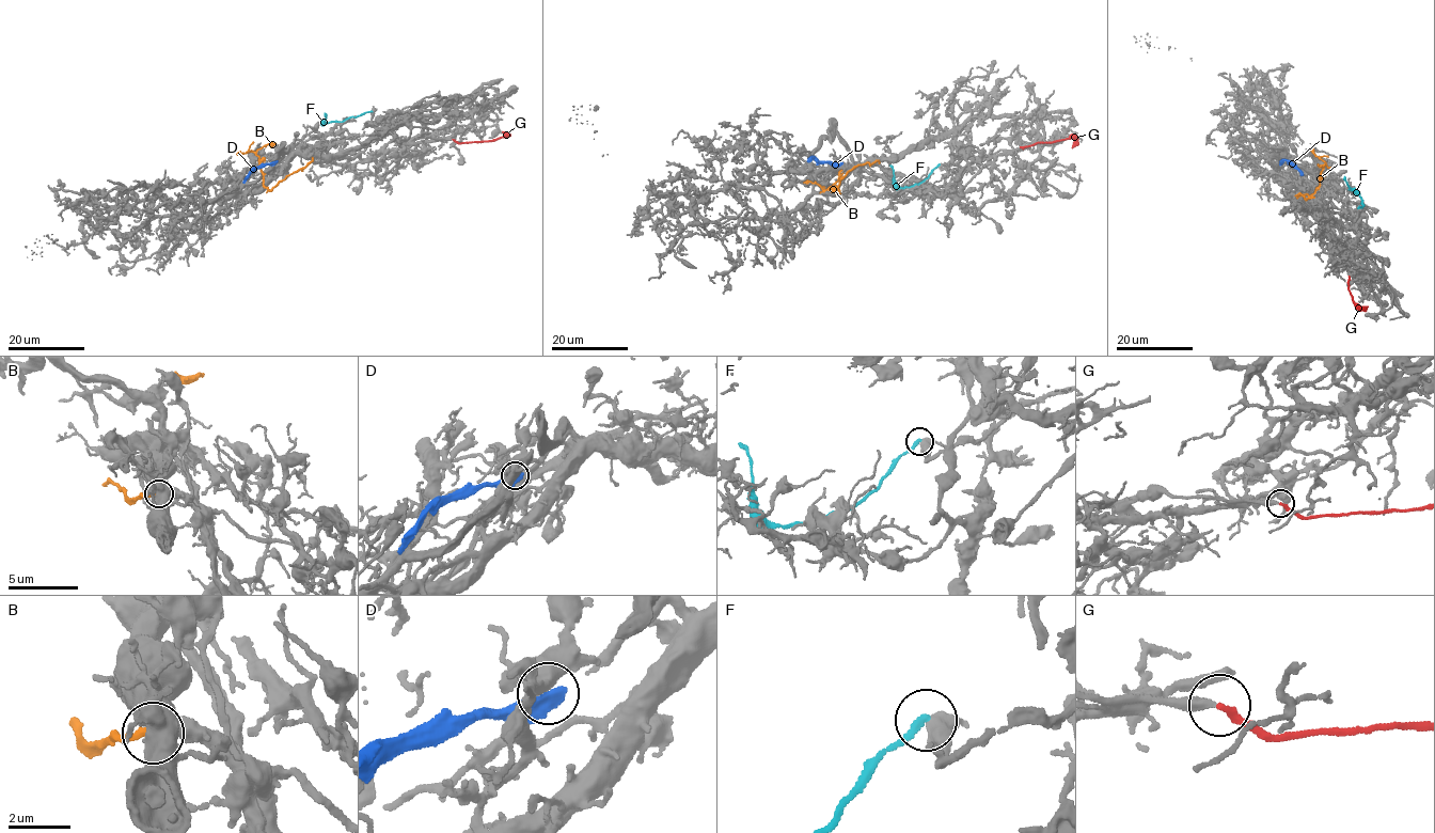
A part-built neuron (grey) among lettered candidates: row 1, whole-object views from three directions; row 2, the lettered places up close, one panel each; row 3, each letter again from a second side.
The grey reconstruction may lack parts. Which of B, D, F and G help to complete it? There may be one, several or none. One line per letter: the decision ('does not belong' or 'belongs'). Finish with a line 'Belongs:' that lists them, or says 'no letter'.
B: does not belong
D: does not belong
F: does not belong
G: belongs
Belongs: G

